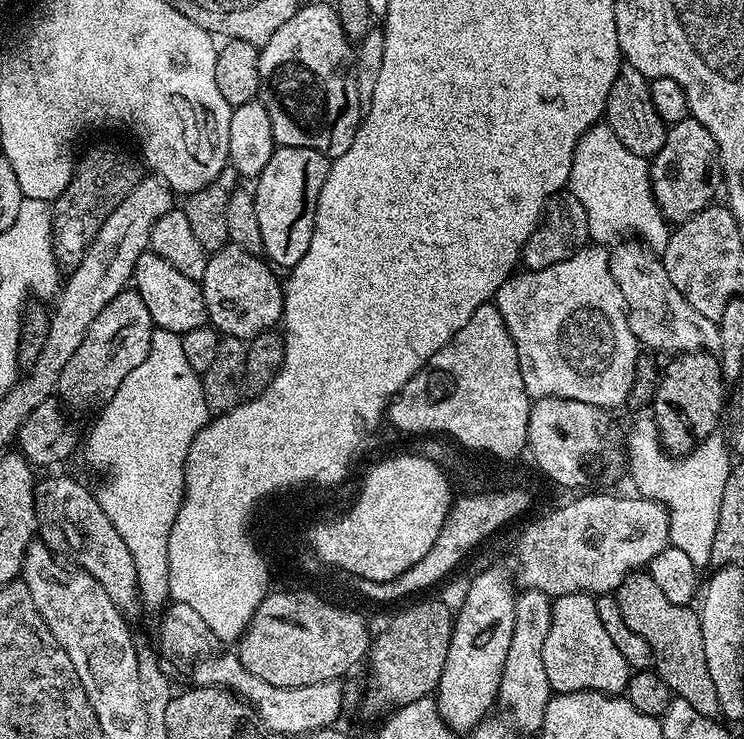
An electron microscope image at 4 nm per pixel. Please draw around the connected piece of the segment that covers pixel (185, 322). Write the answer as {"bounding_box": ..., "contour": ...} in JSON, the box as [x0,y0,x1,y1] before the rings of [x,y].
{"bounding_box":[134,250,209,334],"contour":[[[146,250],[138,258],[134,290],[139,293],[142,302],[146,302],[146,310],[150,312],[150,318],[161,332],[183,334],[198,330],[209,323],[203,287],[197,281],[186,278],[186,274],[174,270],[174,266],[166,262],[166,258],[158,258],[158,254],[150,250]]]}

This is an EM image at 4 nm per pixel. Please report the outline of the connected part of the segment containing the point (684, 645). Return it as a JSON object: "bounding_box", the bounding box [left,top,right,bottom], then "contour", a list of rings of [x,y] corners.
{"bounding_box":[614,570,720,720],"contour":[[[647,570],[632,572],[621,582],[614,593],[622,622],[642,634],[650,642],[650,650],[655,660],[655,672],[670,686],[673,697],[690,702],[698,714],[711,720],[720,716],[718,694],[714,691],[714,681],[710,679],[710,666],[706,666],[706,645],[702,642],[700,613],[695,607],[675,604],[666,599],[666,593],[650,578]]]}

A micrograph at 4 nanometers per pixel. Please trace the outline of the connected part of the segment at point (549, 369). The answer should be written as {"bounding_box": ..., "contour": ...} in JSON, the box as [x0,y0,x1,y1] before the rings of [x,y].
{"bounding_box":[494,246,642,410],"contour":[[[585,246],[579,252],[575,252],[570,258],[566,258],[554,266],[546,266],[546,270],[534,270],[533,272],[527,270],[517,271],[509,276],[507,282],[496,291],[494,303],[496,309],[502,314],[502,318],[506,322],[508,332],[511,334],[512,341],[518,352],[522,382],[526,386],[529,397],[557,396],[563,400],[586,402],[590,406],[601,410],[616,408],[619,404],[627,402],[628,395],[632,392],[632,383],[636,380],[636,363],[640,360],[642,345],[628,325],[628,313],[624,306],[624,299],[618,290],[616,279],[612,276],[612,261],[609,253],[603,247]]]}

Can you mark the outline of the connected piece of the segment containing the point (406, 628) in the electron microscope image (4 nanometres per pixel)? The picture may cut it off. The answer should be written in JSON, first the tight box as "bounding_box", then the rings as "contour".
{"bounding_box":[364,600,453,714],"contour":[[[424,600],[398,613],[377,636],[375,633],[368,656],[369,662],[372,662],[372,686],[364,702],[365,710],[388,714],[395,709],[410,706],[410,702],[418,702],[418,698],[432,696],[440,685],[442,670],[446,666],[446,650],[450,650],[453,623],[453,609],[448,609],[440,600]]]}

